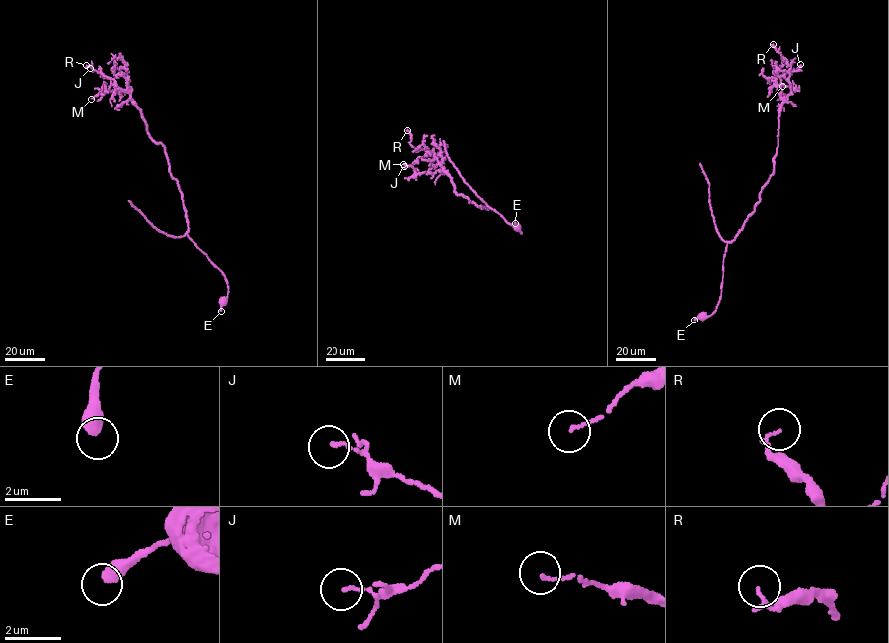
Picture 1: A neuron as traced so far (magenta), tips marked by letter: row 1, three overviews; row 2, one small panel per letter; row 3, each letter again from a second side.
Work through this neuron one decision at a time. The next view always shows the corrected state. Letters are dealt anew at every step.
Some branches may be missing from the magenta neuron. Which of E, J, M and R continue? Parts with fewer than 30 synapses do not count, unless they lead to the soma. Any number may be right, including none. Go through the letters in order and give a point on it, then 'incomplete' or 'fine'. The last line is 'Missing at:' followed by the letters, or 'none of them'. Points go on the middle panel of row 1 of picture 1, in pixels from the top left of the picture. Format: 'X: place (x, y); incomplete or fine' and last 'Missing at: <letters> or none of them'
E: place (515, 223); fine
J: place (404, 166); fine
M: place (403, 164); fine
R: place (407, 130); fine
Missing at: none of them

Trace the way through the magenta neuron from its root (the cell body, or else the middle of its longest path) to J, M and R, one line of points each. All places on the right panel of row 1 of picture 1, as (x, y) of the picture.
J: (763, 188), (773, 173), (777, 146), (782, 100), (775, 80), (800, 64)
M: (763, 188), (774, 169), (782, 100), (780, 94), (788, 94), (792, 89), (792, 86), (782, 86)
R: (763, 188), (774, 169), (782, 100), (775, 77), (782, 59), (773, 44)

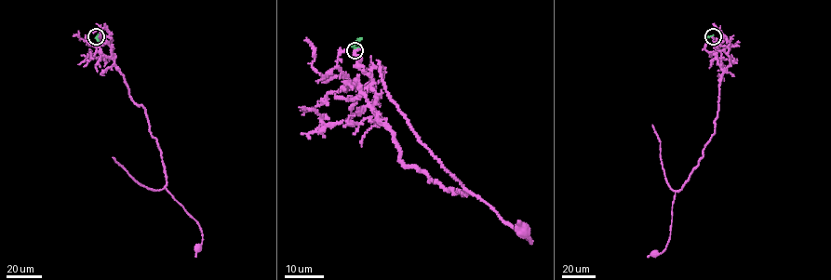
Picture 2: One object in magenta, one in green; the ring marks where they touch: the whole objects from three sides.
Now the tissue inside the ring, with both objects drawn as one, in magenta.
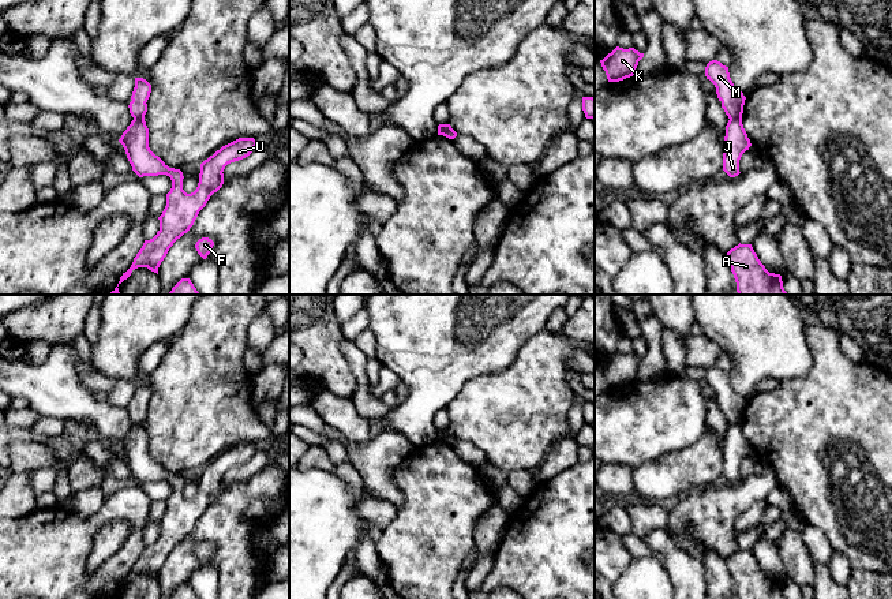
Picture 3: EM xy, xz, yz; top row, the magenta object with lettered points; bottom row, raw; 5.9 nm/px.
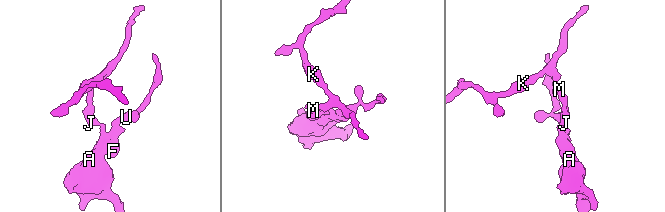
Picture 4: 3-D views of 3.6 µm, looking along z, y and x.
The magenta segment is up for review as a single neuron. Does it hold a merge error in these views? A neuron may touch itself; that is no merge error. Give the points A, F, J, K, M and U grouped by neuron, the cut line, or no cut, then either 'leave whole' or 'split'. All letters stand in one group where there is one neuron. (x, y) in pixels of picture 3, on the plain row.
A F J U / K M; cut in yz along (741, 420), (730, 425); split

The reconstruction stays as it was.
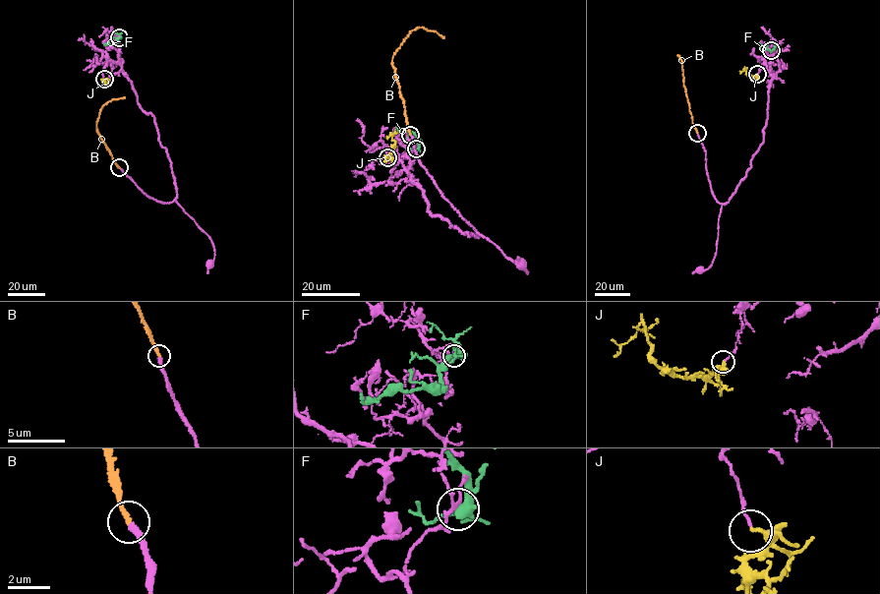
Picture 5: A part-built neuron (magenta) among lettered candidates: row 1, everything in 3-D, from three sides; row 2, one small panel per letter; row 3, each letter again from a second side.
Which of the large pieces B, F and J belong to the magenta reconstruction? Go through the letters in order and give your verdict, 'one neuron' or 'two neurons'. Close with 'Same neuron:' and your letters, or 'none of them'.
B: one neuron
F: two neurons
J: two neurons
Same neuron: B

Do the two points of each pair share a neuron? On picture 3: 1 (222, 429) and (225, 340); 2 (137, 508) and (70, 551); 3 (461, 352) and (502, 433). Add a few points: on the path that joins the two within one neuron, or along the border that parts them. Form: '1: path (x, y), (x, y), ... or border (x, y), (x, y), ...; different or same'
1: path (222, 407), (222, 362); same
2: path (119, 508), (102, 516), (85, 534); same
3: border (505, 369), (471, 378), (452, 400); different

